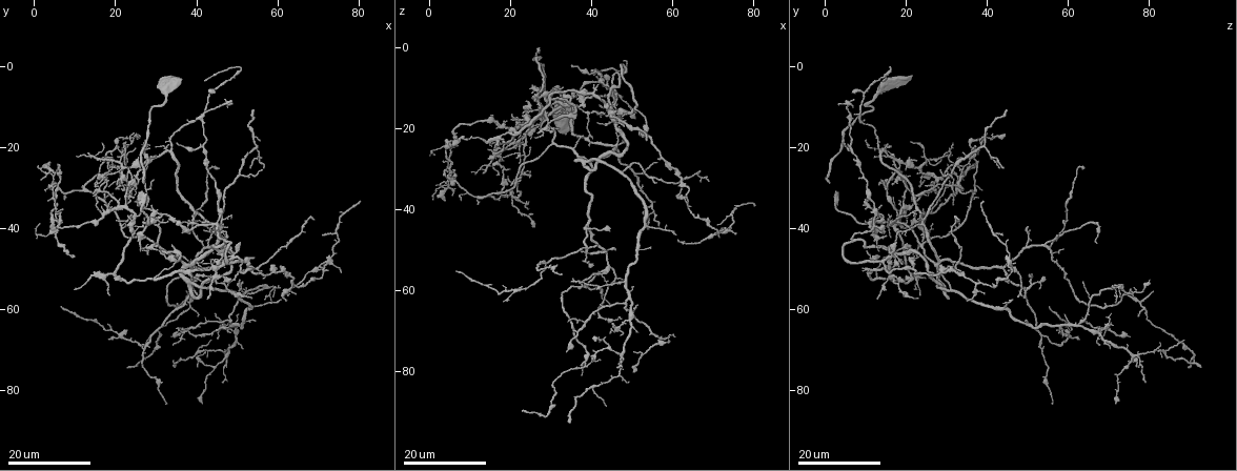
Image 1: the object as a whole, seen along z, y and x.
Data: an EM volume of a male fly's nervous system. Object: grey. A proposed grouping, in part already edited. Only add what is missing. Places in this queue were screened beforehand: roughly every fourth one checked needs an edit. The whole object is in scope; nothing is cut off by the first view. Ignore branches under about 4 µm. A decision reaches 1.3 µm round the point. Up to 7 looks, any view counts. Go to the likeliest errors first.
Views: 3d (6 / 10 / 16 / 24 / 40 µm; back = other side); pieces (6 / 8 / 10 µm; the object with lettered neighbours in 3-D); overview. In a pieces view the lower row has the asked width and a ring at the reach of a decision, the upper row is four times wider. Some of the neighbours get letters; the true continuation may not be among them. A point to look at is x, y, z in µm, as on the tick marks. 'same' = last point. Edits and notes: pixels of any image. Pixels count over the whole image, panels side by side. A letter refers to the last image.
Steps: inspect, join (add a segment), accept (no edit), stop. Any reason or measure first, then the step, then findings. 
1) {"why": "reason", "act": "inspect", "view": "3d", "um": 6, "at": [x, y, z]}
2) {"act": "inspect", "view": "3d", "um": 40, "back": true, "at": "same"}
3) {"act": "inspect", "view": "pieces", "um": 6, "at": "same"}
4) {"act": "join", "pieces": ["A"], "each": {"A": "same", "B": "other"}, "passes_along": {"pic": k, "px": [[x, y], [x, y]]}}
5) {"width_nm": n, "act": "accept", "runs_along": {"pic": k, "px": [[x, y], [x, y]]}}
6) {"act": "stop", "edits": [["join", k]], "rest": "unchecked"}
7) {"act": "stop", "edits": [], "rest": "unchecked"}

{"why": "long arm stops here", "act": "inspect", "view": "3d", "um": 24, "at": [54.0, 11.0, 45.0]}

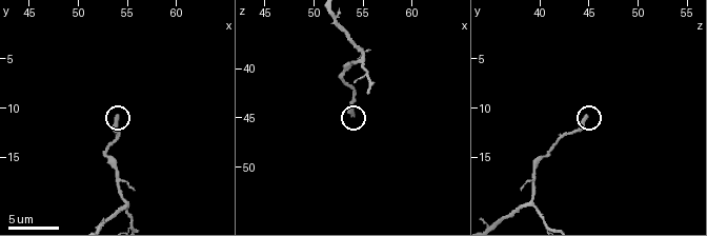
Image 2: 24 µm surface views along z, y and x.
{"act": "inspect", "view": "pieces", "um": 10, "at": [54.0, 11.0, 44.8]}

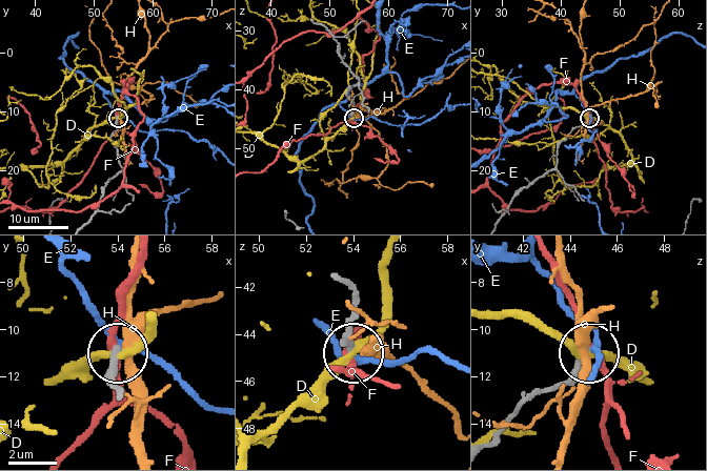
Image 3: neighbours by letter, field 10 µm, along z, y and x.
{"act": "accept", "each": {"D": "other", "E": "other", "F": "other", "H": "other"}, "runs_along": {"pic": 3, "px": [[489, 444], [520, 407], [567, 383], [584, 355]]}, "found": "none of them fits"}

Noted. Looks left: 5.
{"why": "long arm stops here", "act": "inspect", "view": "3d", "um": 16, "at": [35.0, 64.5, 58.0]}

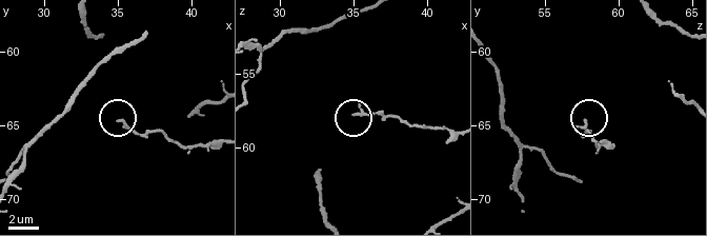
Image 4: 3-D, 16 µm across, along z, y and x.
{"why": "see the neighbours", "act": "inspect", "view": "pieces", "um": 8, "at": [35.2, 64.8, 57.8]}

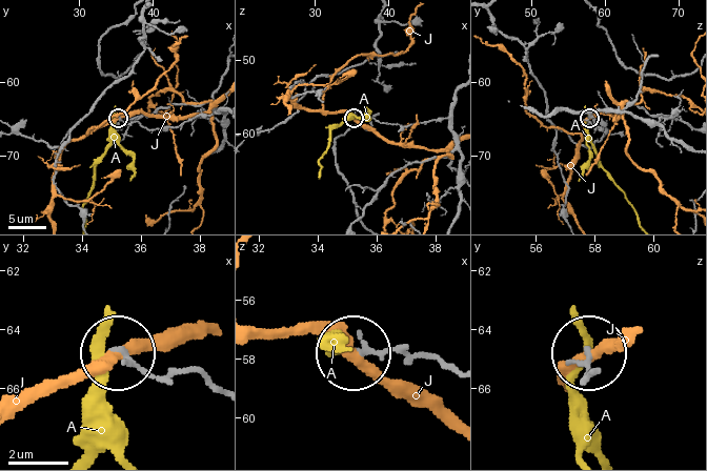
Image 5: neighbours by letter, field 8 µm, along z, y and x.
{"act": "accept", "each": {"A": "other", "J": "other"}, "runs_along": {"pic": 5, "px": [[211, 382], [189, 367], [152, 374], [116, 354]]}, "found": "none of them fits"}

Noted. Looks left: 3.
{"why": "branch stops here", "act": "inspect", "view": "3d", "um": 24, "at": [45.5, 39.5, 50.0]}

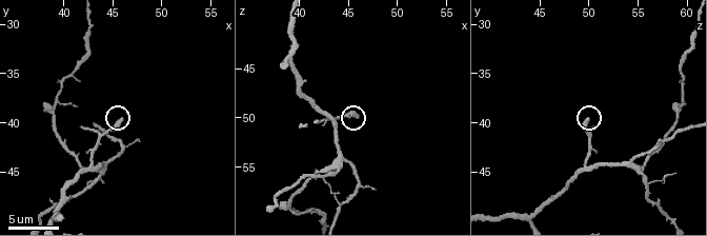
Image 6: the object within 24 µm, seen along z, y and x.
{"act": "inspect", "view": "pieces", "um": 6, "at": [45.8, 39.6, 49.6]}

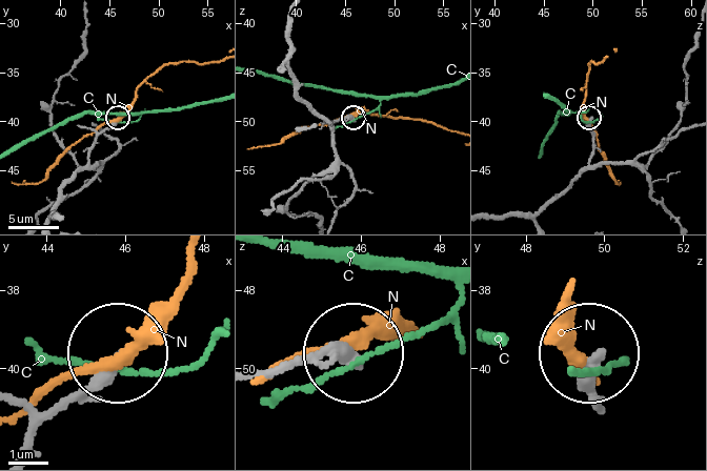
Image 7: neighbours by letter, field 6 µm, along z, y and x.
{"act": "accept", "each": {"C": "other", "N": "other"}, "runs_along": {"pic": 7, "px": [[304, 364], [350, 350]]}, "found": "none of them fits"}

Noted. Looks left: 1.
{"act": "stop", "edits": [], "rest": "unchecked"}

